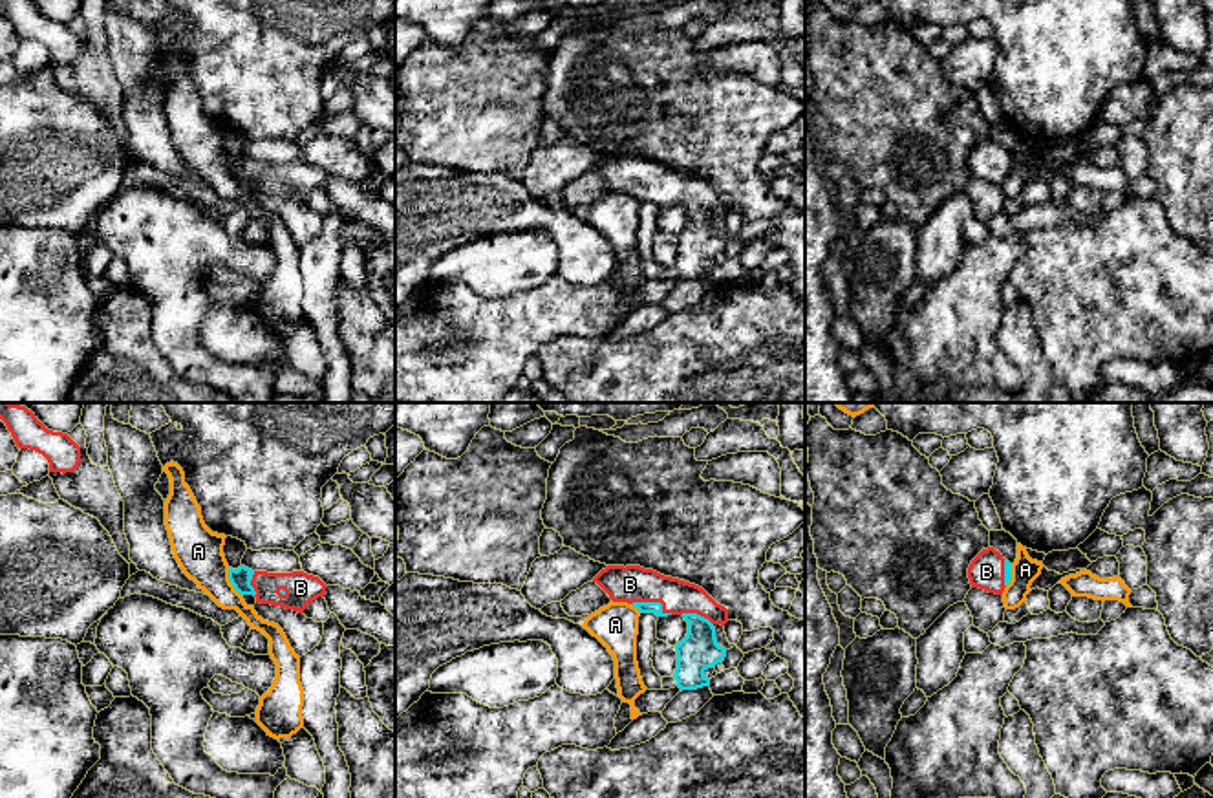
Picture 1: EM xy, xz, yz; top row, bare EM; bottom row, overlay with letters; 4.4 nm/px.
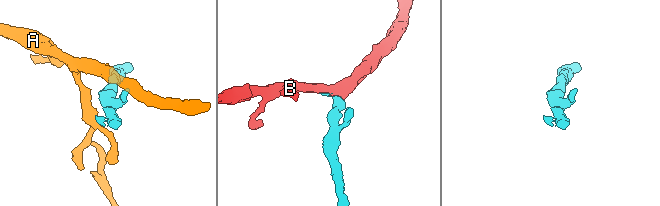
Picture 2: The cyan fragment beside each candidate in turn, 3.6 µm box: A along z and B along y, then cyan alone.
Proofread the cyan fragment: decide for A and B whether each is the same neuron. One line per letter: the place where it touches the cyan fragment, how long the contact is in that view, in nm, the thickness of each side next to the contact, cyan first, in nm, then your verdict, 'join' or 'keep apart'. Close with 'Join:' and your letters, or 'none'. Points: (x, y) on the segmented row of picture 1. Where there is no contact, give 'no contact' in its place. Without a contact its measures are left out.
A: meets cyan in xy at (231, 582); contact 140 nm long; 90 nm thick on the cyan side, 200 nm on the other; keep apart
B: meets cyan in xz at (654, 603); contact 190 nm long; 50 nm thick on the cyan side, 160 nm on the other; join
Join: B

